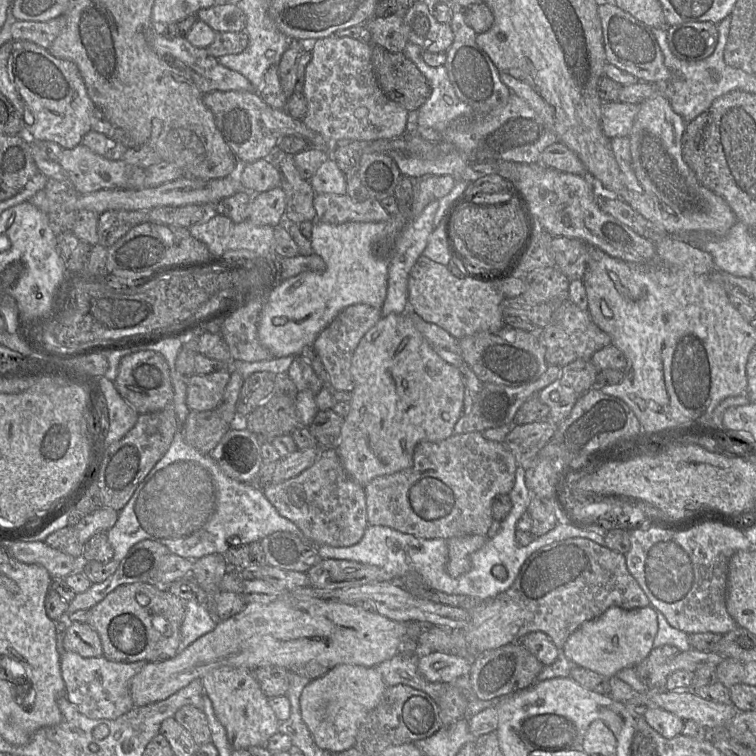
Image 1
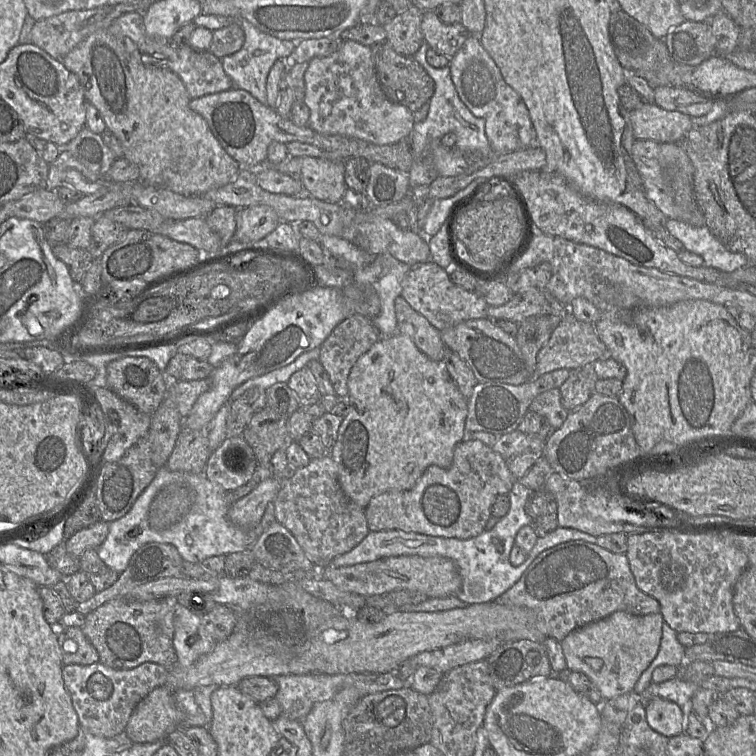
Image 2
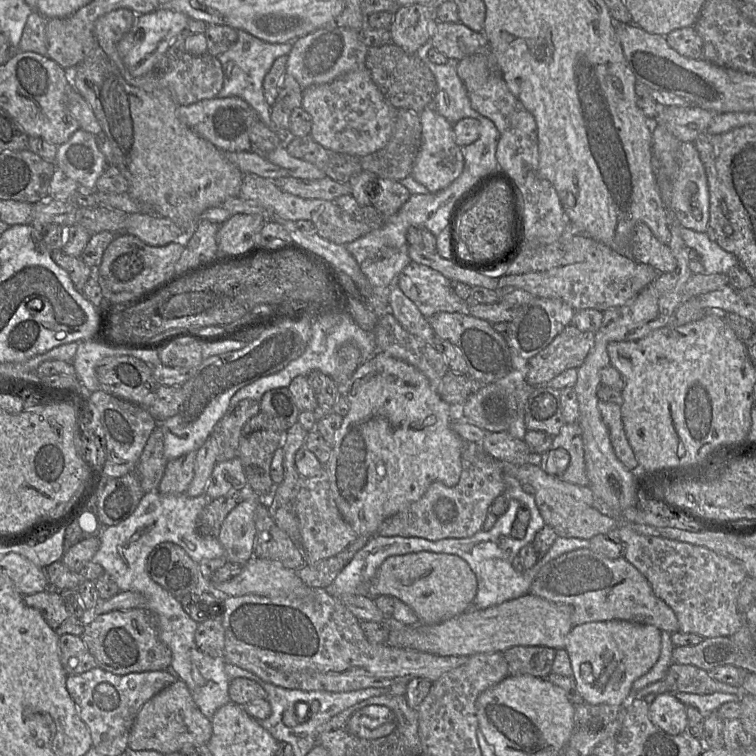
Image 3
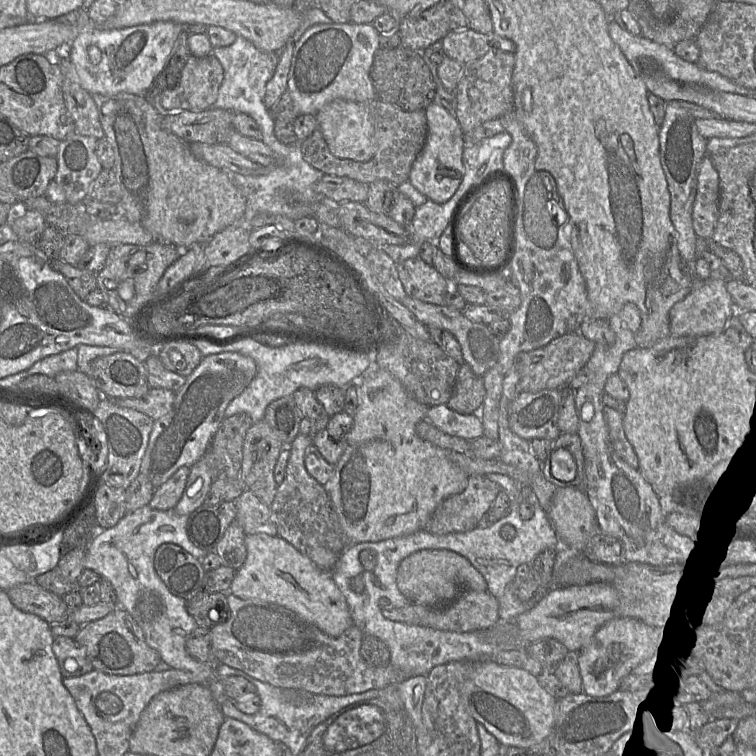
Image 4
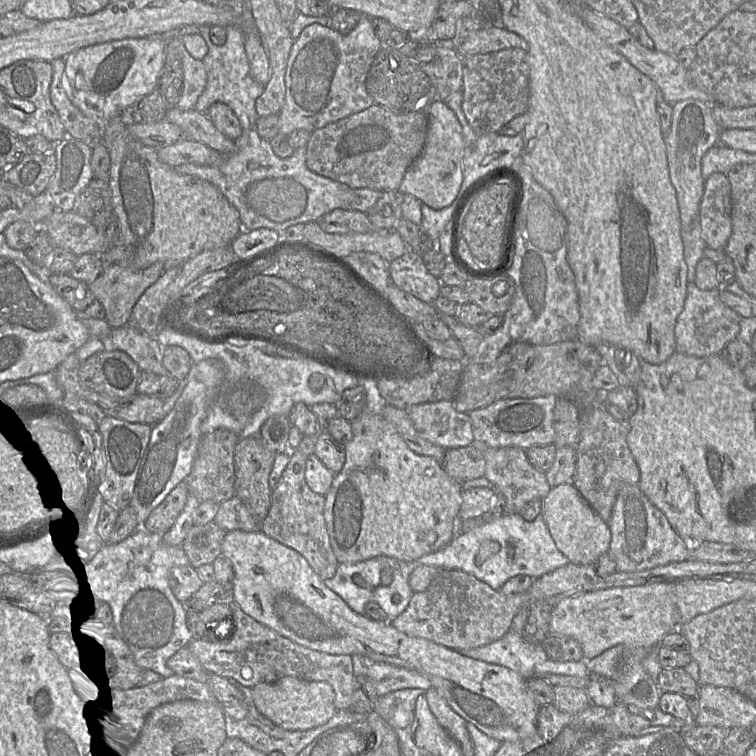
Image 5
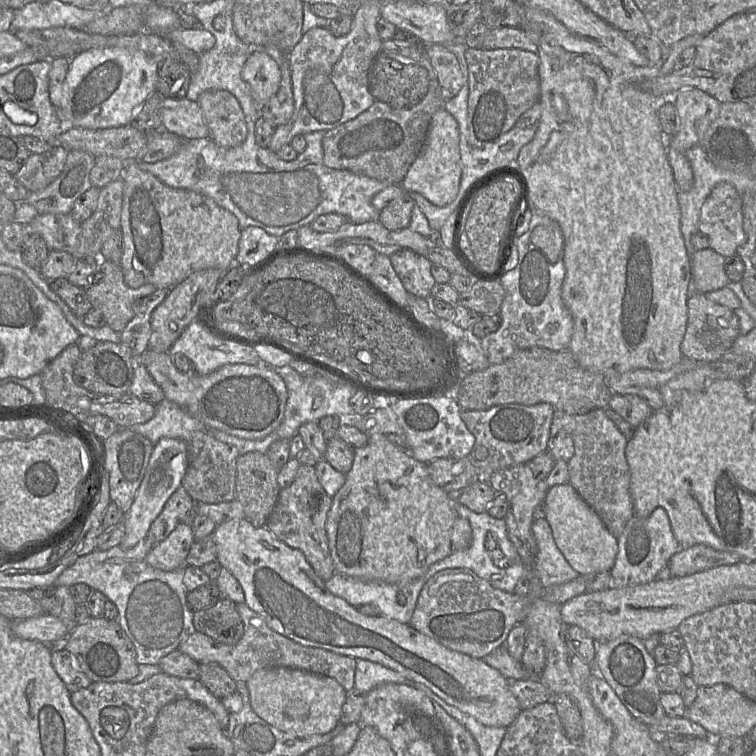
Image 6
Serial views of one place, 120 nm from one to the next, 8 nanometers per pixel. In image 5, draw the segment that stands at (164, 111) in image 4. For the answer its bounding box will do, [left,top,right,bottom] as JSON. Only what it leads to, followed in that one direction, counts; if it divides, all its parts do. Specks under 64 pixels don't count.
[166,36,207,110]

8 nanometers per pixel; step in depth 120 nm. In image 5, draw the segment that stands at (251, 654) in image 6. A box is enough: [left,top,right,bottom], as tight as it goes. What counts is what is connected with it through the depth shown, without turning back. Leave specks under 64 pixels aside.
[188,601,358,709]

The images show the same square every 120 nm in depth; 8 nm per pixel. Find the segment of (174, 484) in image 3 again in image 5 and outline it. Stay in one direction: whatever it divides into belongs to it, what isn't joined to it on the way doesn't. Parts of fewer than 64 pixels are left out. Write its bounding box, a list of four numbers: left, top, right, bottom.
[142,482,188,534]

